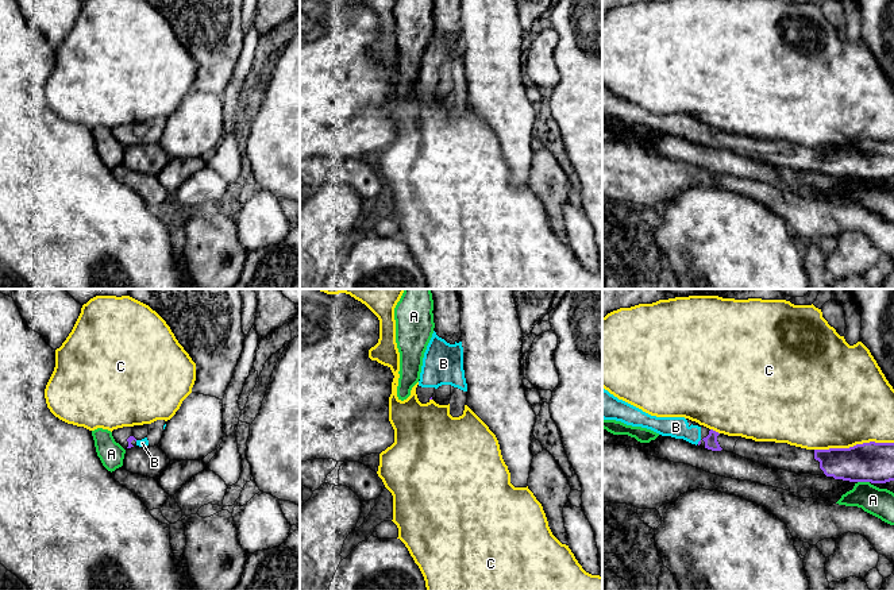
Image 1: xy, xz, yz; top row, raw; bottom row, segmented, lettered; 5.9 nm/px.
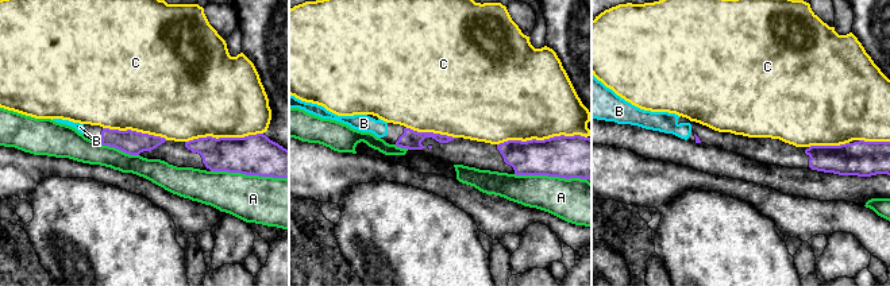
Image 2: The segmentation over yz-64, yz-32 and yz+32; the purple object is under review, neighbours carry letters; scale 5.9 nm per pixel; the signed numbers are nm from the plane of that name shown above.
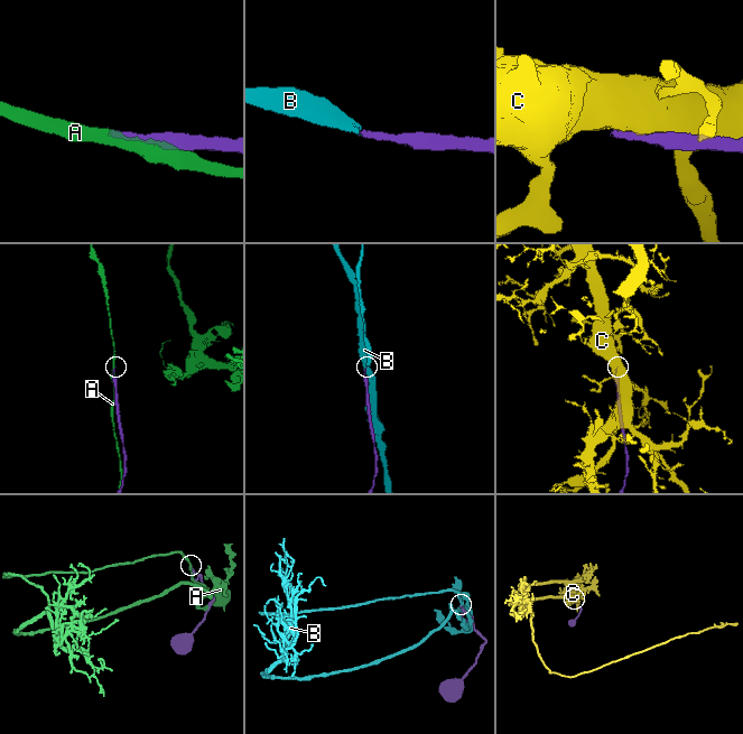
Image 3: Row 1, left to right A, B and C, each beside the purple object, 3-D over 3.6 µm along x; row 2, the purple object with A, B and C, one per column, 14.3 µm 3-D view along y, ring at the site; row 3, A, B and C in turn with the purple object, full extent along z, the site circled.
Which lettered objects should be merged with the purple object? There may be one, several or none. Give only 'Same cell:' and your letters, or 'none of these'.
Same cell: B

